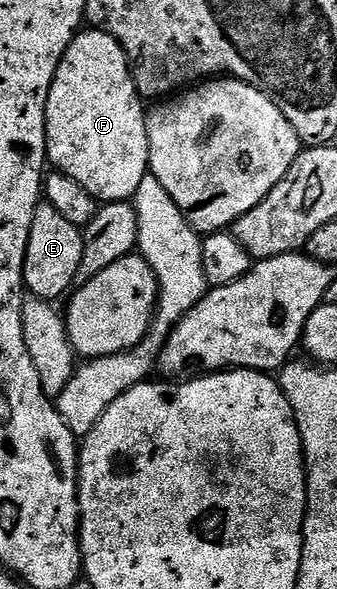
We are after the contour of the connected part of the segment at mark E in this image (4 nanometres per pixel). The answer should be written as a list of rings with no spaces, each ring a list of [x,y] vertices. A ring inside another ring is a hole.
[[[41,201],[34,212],[34,224],[30,224],[30,240],[26,244],[25,291],[31,297],[42,298],[50,303],[55,303],[56,298],[62,297],[64,293],[67,295],[73,289],[72,281],[80,278],[83,251],[83,229],[70,224],[70,220],[65,220],[62,212],[58,212],[58,208],[54,208],[48,201]]]

